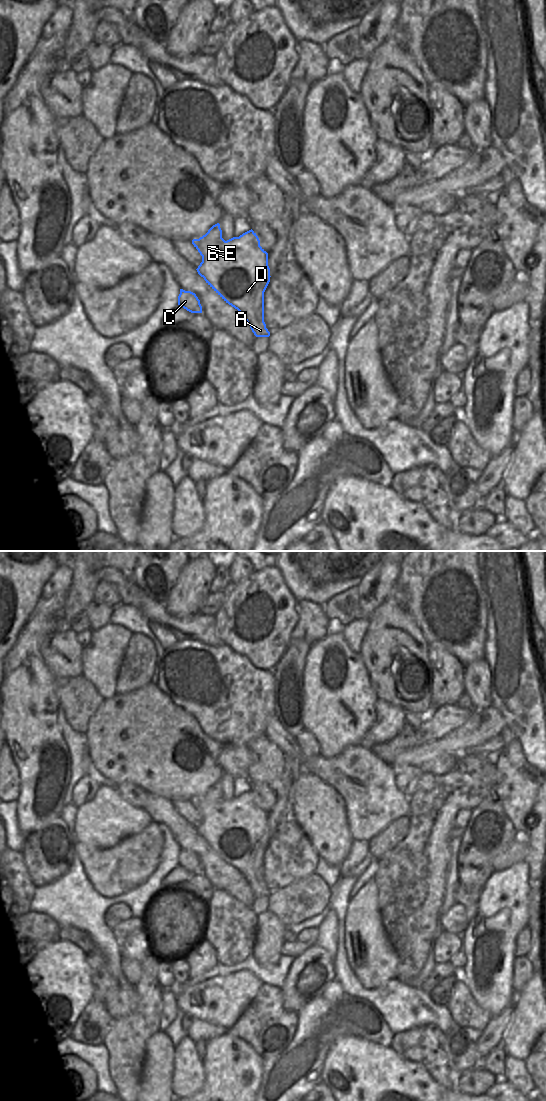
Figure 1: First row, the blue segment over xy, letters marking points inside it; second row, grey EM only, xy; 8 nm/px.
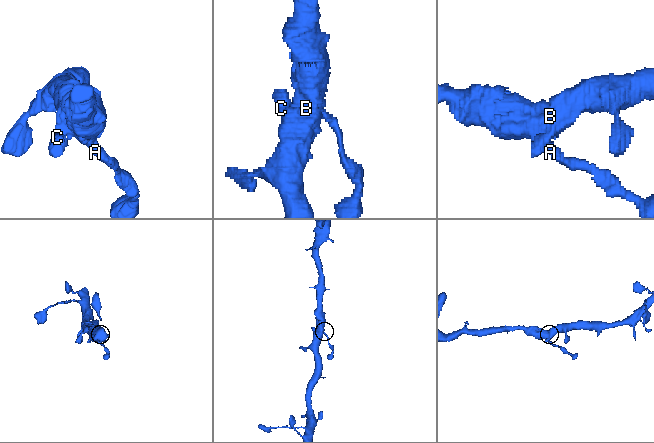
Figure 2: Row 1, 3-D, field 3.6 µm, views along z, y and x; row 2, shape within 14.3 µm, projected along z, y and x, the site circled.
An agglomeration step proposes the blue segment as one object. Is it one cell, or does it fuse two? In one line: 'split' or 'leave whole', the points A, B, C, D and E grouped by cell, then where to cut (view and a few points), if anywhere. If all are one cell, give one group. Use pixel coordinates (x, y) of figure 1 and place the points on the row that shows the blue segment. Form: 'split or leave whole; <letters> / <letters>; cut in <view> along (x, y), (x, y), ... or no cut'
leave whole; A B C D E; no cut

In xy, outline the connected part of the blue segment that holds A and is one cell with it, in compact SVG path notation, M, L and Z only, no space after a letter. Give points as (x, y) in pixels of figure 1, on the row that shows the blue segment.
M217 223L202 237L193 239L192 244L202 256L202 262L196 269L198 274L226 303L242 314L256 337L269 337L270 332L264 322L264 292L271 276L268 253L260 246L256 233L251 229L225 241Z

